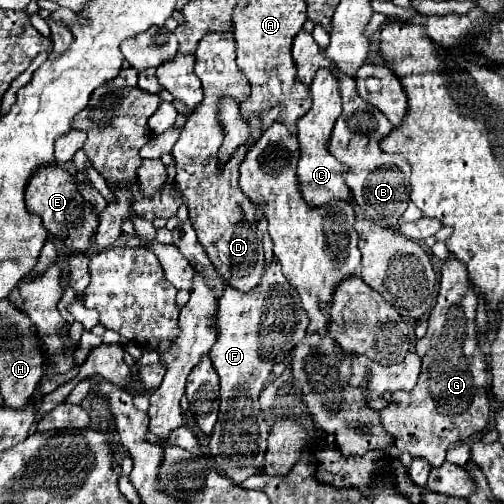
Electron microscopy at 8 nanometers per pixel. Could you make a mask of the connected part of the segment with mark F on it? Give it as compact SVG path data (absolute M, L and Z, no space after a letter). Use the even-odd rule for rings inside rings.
M273 259L273 263L265 267L263 279L255 291L243 293L225 285L223 297L217 303L217 327L219 337L209 357L219 375L221 407L209 439L209 451L221 471L233 483L241 485L265 465L267 435L271 427L265 423L259 407L259 393L273 365L283 361L285 355L305 337L307 315L303 315L295 291L287 287L287 279L283 279L279 271L279 261Z

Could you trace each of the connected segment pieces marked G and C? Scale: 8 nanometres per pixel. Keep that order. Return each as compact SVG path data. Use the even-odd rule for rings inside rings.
M449 259L443 265L439 299L429 315L429 321L427 321L429 323L427 335L417 341L417 355L423 361L419 383L409 393L397 391L393 395L393 405L387 405L381 411L381 423L383 423L385 431L395 439L395 447L399 451L411 453L413 457L421 457L421 459L429 461L433 467L443 465L445 453L447 453L445 449L449 445L465 441L467 437L483 431L489 421L489 415L491 415L491 397L487 397L487 391L485 391L485 385L487 385L485 357L477 345L475 311L477 311L477 295L473 293L473 287L469 283L467 269L457 259Z
M321 69L317 71L313 83L311 83L311 95L313 95L313 107L299 119L297 123L297 131L299 131L299 149L301 149L301 157L299 157L299 165L297 165L297 177L299 177L299 187L301 187L301 195L303 199L307 199L309 207L323 207L333 199L339 201L351 201L351 189L347 187L343 173L347 171L345 165L341 165L327 149L331 133L333 133L333 125L337 121L337 117L341 115L341 99L339 99L339 91L337 91L337 79L327 71Z

